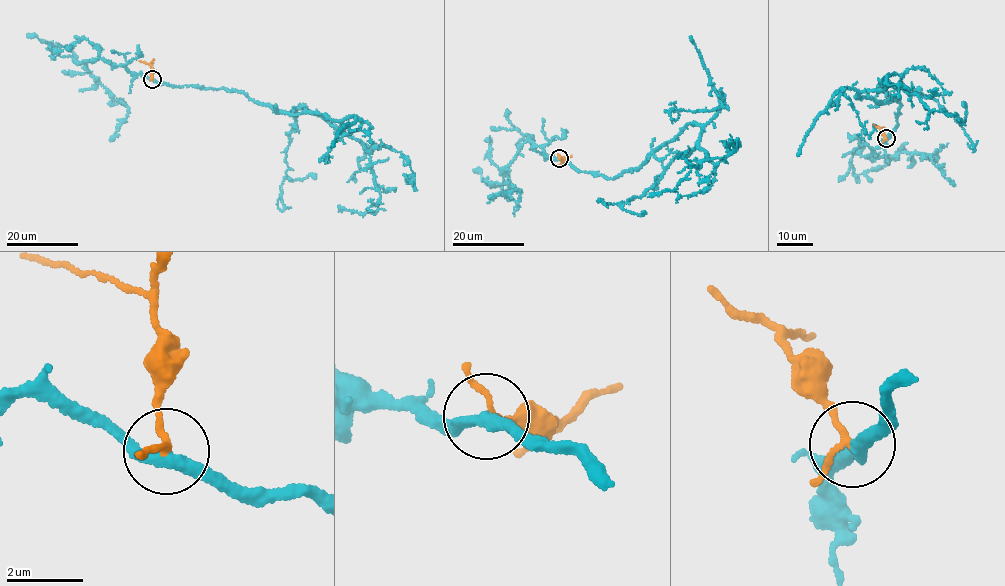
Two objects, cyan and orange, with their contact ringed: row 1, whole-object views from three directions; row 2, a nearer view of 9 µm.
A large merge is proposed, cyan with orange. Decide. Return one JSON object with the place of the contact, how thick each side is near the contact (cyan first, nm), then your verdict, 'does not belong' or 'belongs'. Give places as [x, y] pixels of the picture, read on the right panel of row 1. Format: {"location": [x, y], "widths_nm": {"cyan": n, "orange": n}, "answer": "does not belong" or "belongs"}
{"location": [886, 138], "widths_nm": {"cyan": 320, "orange": 130}, "answer": "belongs"}

